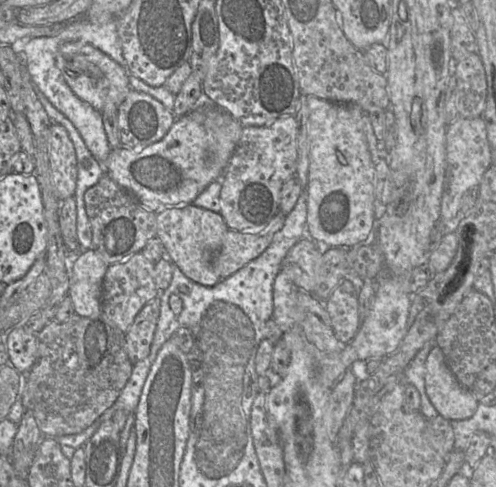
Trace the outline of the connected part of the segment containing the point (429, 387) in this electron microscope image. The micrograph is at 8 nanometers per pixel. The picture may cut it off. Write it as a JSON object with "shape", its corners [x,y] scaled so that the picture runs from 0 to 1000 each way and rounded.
{"shape":[[[879,708],[861,731],[855,776],[859,811],[895,860],[935,862],[956,852],[962,819],[925,789]]]}

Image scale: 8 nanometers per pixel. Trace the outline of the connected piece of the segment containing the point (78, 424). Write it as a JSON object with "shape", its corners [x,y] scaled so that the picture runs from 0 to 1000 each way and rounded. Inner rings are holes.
{"shape":[[[149,643],[131,661],[101,659],[75,686],[73,737],[52,766],[65,850],[89,895],[155,891],[179,877],[236,821],[264,772],[252,684],[204,645],[175,653]]]}

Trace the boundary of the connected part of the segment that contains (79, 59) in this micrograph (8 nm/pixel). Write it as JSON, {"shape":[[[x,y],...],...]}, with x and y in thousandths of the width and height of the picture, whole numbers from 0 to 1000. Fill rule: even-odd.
{"shape":[[[143,84],[123,90],[113,109],[111,131],[143,185],[202,232],[218,214],[232,214],[238,226],[264,183],[256,142],[194,97],[169,86]]]}

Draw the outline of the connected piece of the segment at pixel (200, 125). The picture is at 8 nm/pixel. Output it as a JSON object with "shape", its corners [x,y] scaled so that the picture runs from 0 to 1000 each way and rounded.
{"shape":[[[395,222],[361,240],[333,279],[288,306],[224,306],[208,333],[210,353],[238,380],[264,394],[292,427],[321,437],[341,425],[389,419],[393,407],[427,374],[446,370],[486,283],[490,259],[470,238],[435,222]]]}

